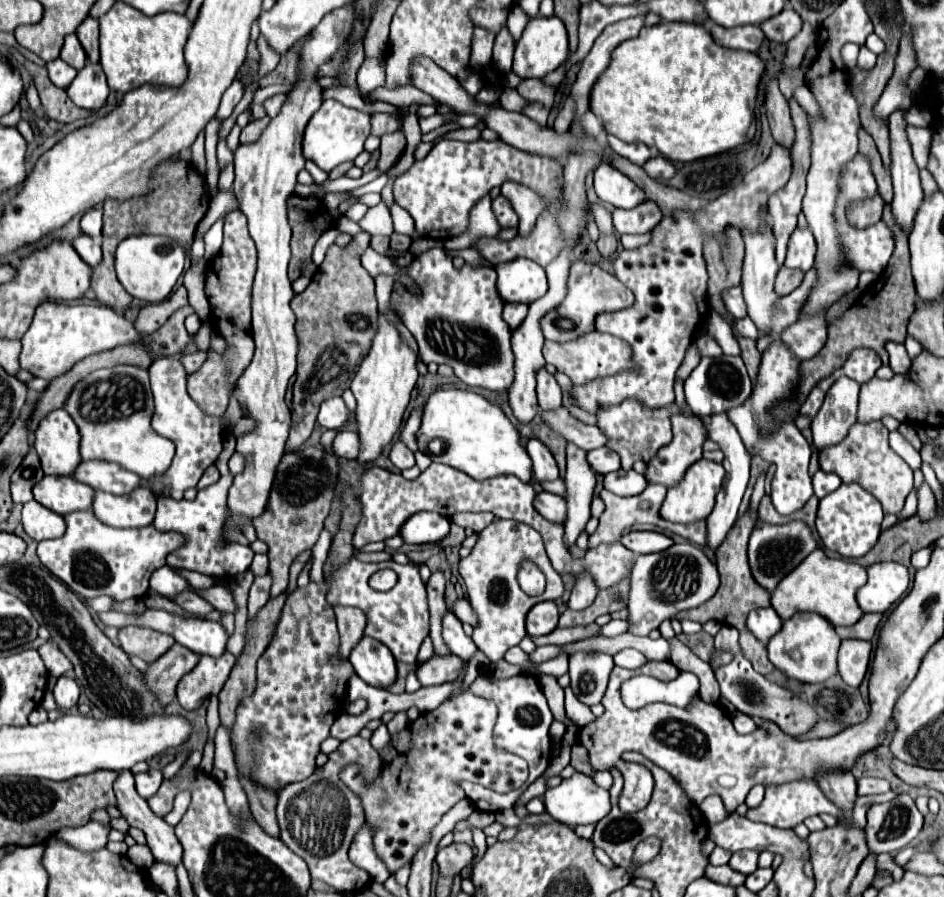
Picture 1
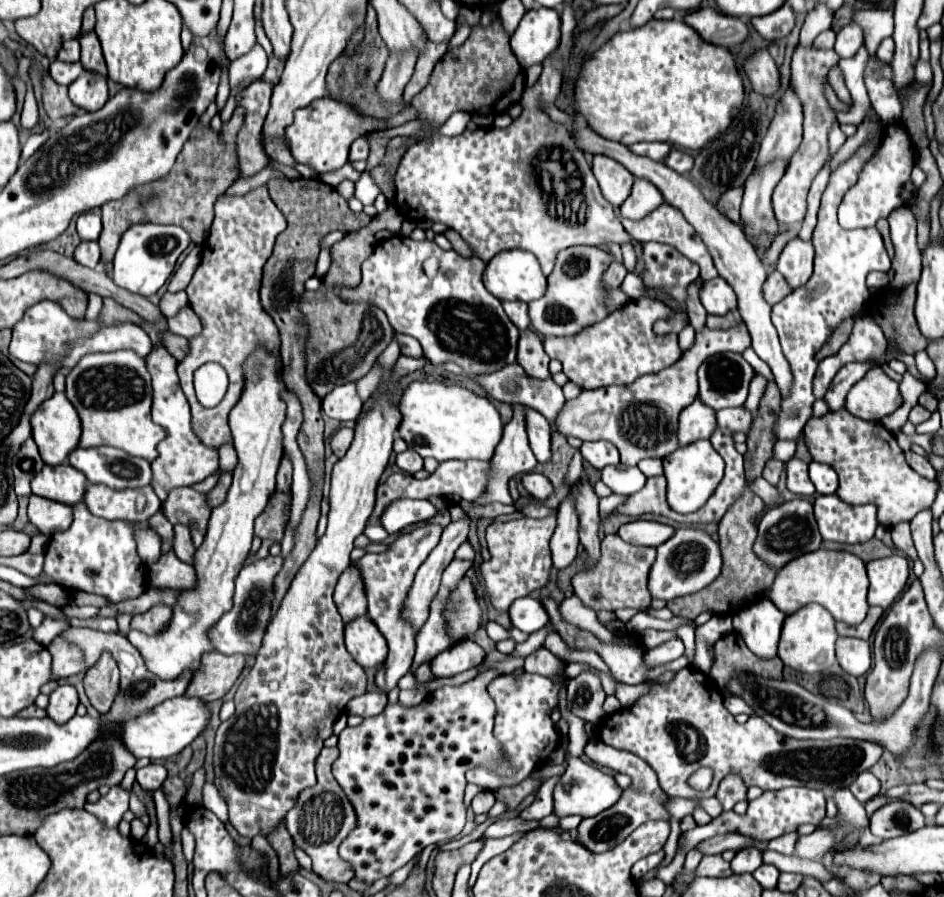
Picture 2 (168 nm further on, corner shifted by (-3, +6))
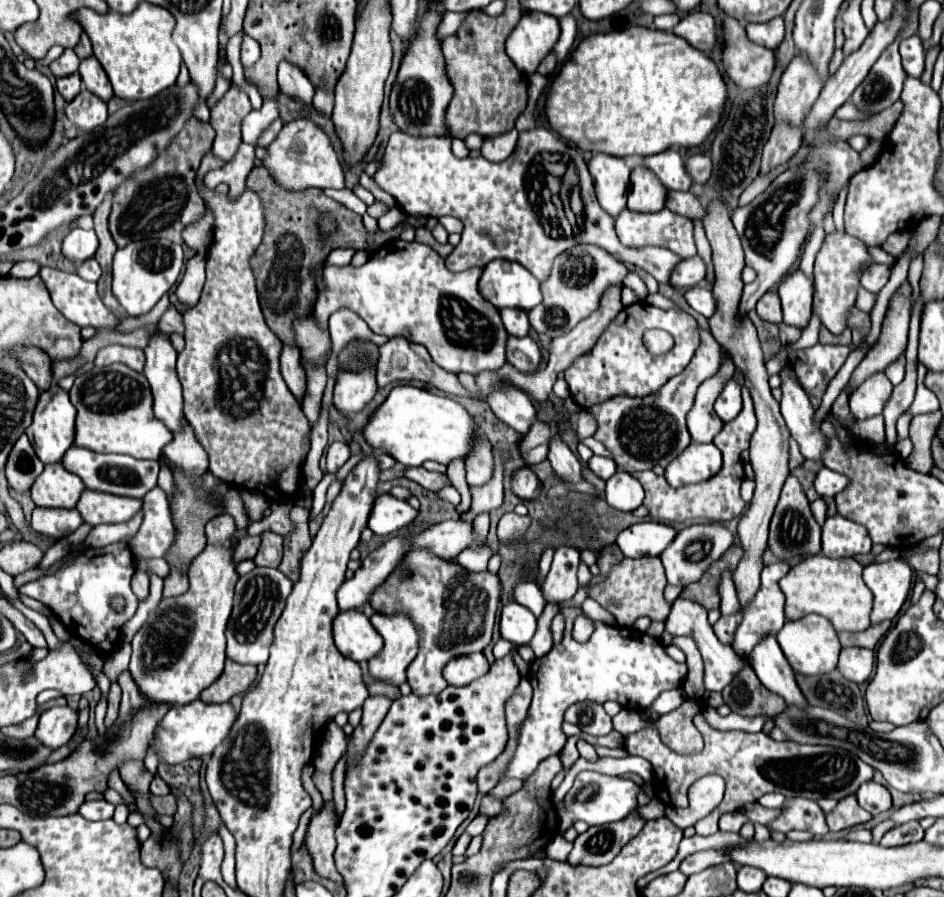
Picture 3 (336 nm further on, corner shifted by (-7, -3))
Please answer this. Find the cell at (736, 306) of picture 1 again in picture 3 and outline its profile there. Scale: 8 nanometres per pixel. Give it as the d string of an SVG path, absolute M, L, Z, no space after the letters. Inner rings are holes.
M692 287L692 289L686 291L684 297L686 297L688 305L690 305L694 311L702 313L704 317L712 317L712 315L714 315L714 311L716 311L716 297L714 297L714 293L712 293L710 289Z

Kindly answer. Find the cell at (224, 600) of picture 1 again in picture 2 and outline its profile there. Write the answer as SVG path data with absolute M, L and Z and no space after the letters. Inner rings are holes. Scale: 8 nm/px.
M174 550L164 552L158 562L148 566L148 580L152 586L170 586L174 590L186 590L194 586L194 568L182 562Z

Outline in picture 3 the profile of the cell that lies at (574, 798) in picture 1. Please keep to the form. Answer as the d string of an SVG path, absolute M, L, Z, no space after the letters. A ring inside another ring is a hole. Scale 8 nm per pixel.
M582 771L576 775L576 781L572 789L564 797L564 809L558 811L558 827L564 833L568 827L572 827L576 821L586 821L588 825L604 825L612 821L624 819L632 809L636 809L636 793L638 785L630 779L620 777L606 777L602 773L594 771Z

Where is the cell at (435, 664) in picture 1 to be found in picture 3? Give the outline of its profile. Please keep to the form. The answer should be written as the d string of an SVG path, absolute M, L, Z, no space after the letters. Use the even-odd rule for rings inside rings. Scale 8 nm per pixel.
M482 653L454 657L444 667L444 679L448 681L448 685L468 685L474 679L486 675L488 669L490 665Z

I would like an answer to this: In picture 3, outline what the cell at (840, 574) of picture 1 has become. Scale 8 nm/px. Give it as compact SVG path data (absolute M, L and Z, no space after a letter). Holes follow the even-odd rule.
M816 555L800 561L780 579L780 589L786 595L786 619L796 621L810 613L818 613L830 619L836 631L864 631L870 627L872 591L862 581L862 569L864 567L850 557L830 559L826 555Z

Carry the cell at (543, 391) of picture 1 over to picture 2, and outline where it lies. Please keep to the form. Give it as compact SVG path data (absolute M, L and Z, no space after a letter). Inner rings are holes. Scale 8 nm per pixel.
M524 330L518 338L518 354L516 354L516 362L526 370L526 374L534 376L534 378L550 378L548 372L548 354L542 348L542 340L536 332L532 330Z

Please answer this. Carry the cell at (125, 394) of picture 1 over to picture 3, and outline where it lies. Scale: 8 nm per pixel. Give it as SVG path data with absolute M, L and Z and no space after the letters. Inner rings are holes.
M124 363L94 367L92 371L78 375L74 387L70 389L70 399L78 411L76 447L96 453L124 453L136 459L158 461L164 445L172 441L172 433L164 427L164 423L158 423L152 413L148 379Z

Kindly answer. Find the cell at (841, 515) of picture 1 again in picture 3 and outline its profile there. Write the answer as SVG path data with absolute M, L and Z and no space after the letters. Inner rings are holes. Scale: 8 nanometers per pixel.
M840 513L826 519L822 527L822 553L826 557L852 557L858 553L868 553L872 541L868 529L854 523Z

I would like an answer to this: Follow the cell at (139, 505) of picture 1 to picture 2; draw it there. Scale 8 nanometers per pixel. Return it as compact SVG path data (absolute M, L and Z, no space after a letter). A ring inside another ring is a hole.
M90 482L84 492L84 504L94 516L126 522L146 522L160 508L160 500L152 486L140 490L112 490Z

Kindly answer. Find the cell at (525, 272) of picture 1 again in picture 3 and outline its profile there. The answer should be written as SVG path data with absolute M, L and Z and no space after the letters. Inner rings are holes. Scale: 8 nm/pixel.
M496 259L492 263L488 263L488 267L484 267L484 273L480 277L480 293L484 295L486 301L490 301L494 307L498 309L524 309L530 311L532 307L536 307L542 301L542 291L540 291L540 281L520 263L514 261L504 261L504 259Z

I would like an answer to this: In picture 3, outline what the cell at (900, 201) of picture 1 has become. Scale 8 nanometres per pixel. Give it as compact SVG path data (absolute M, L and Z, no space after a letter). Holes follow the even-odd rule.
M896 291L890 299L890 307L886 311L878 343L868 351L868 355L854 369L848 381L850 391L860 387L874 373L886 371L888 365L892 365L904 355L906 343L908 343L910 311L912 311L912 293L906 297L900 291Z

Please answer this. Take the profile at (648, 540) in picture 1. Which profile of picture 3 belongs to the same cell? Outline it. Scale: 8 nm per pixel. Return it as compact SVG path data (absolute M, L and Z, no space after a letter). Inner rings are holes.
M646 521L624 529L618 535L616 545L624 557L658 557L674 541L674 537L676 531L670 525Z

